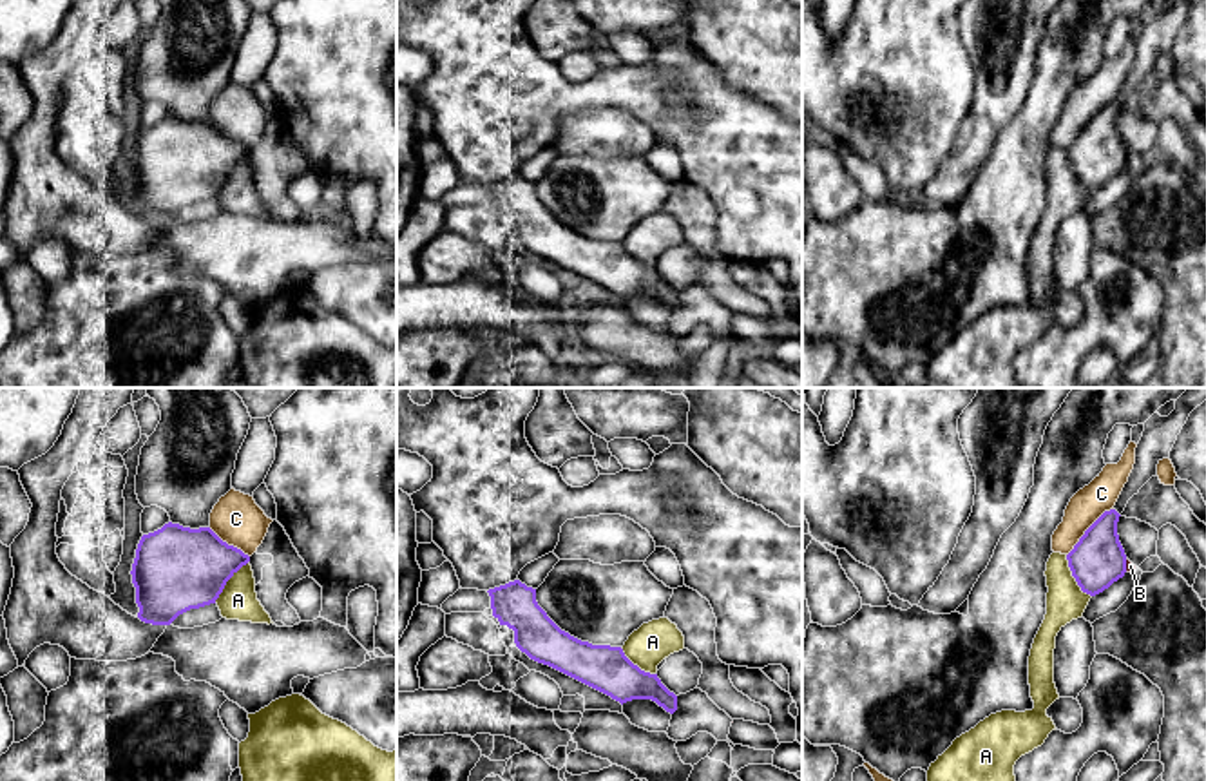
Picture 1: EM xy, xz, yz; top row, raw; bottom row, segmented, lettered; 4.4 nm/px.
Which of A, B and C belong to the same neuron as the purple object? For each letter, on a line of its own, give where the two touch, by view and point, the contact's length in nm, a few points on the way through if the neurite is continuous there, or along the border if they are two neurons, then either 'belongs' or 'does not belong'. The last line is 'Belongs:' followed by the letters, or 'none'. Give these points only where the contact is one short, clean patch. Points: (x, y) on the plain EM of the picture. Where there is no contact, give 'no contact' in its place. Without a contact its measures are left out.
A: meets purple in xy at (227, 174); contact 240 nm long; border along xy (248, 154), (227, 176), (214, 196); does not belong
B: meets purple in yz at (1125, 160); contact 60 nm long; runs through yz (1098, 154), (1125, 160), (1130, 160); belongs
C: meets purple in yz at (1087, 124); contact 300 nm long; border along yz (1112, 102), (1085, 125), (1067, 149); does not belong
Belongs: B

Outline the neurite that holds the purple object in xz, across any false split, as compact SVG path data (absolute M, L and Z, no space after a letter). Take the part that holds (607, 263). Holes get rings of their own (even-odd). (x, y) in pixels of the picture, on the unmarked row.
M520 174L487 185L493 210L514 225L516 241L531 254L549 259L621 299L652 294L666 306L677 304L677 290L657 268L634 259L621 241L592 239L561 225L536 196L536 183Z

